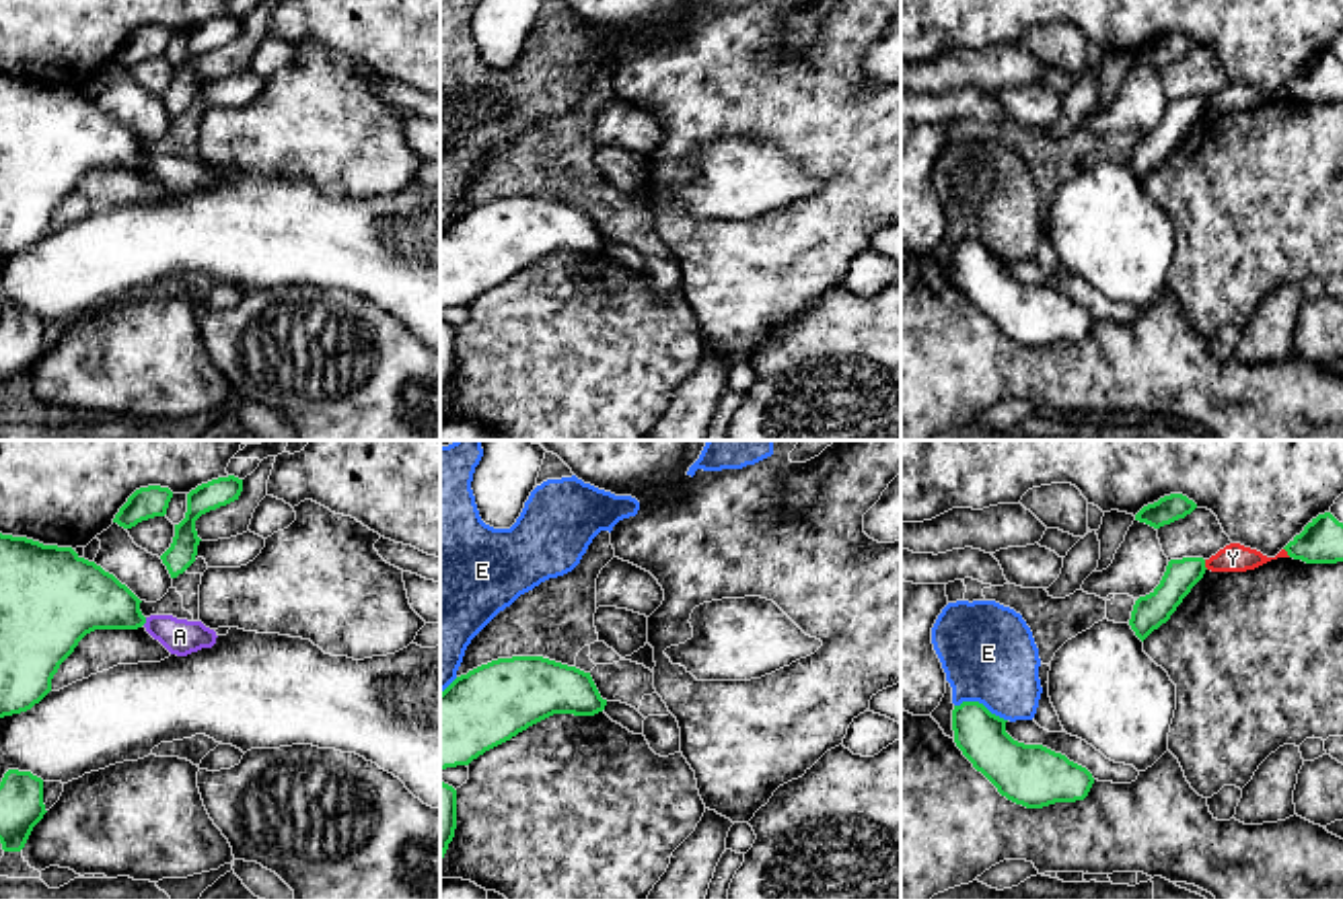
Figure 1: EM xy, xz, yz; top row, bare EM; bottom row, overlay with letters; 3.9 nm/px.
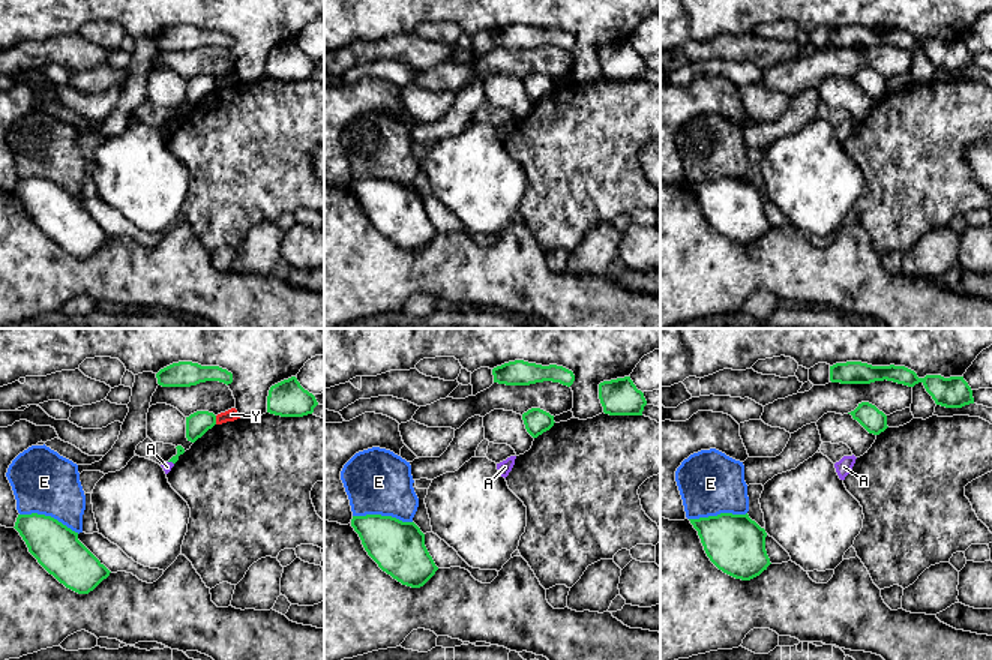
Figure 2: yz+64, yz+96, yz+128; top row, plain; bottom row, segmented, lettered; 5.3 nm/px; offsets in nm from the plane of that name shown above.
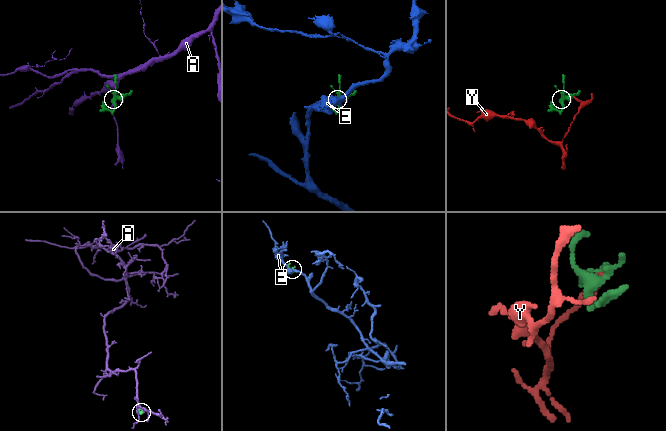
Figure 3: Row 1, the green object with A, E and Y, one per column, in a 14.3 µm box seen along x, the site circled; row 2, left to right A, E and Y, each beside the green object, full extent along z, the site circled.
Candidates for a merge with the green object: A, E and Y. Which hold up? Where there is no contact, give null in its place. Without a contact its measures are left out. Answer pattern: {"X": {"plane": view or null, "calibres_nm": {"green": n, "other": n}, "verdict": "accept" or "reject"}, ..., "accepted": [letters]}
{"A": {"plane": "xy", "calibres_nm": {"green": 260, "other": 140}, "verdict": "reject"}, "E": {"plane": "yz", "calibres_nm": {"green": 200, "other": 380}, "verdict": "reject"}, "Y": {"plane": "yz", "calibres_nm": {"green": 130, "other": 110}, "verdict": "reject"}, "accepted": []}

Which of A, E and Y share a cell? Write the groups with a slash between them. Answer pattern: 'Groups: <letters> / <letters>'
Groups: A / E / Y

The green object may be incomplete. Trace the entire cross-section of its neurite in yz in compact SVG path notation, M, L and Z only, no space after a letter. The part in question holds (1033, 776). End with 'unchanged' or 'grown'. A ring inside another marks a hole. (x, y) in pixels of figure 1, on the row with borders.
M979 702L952 710L954 743L1002 796L1026 808L1084 800L1092 774L1043 745L1024 745L1006 732L1004 718Z | unchanged

